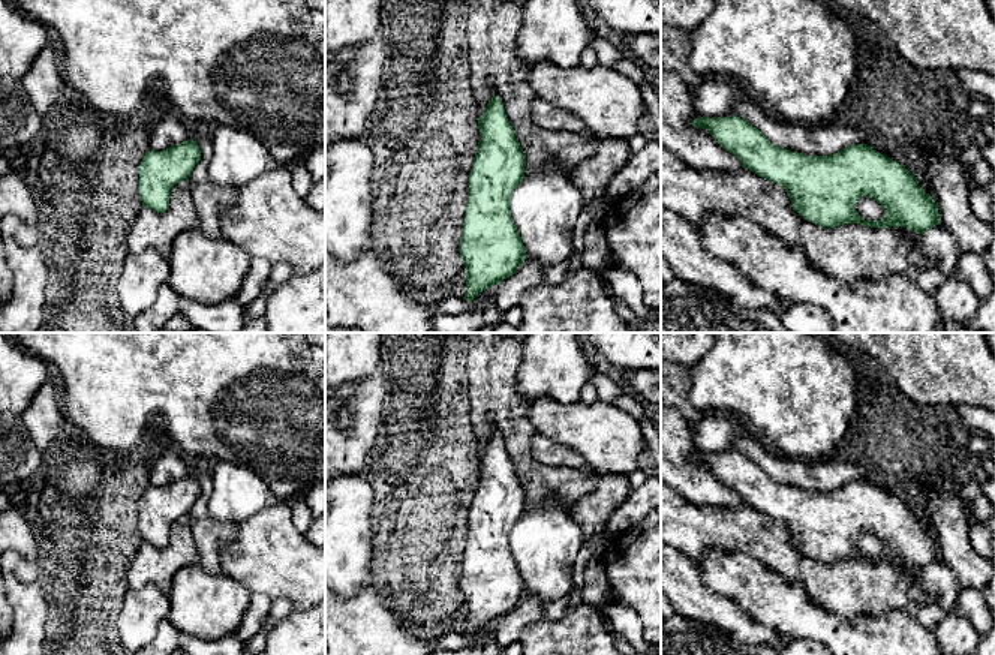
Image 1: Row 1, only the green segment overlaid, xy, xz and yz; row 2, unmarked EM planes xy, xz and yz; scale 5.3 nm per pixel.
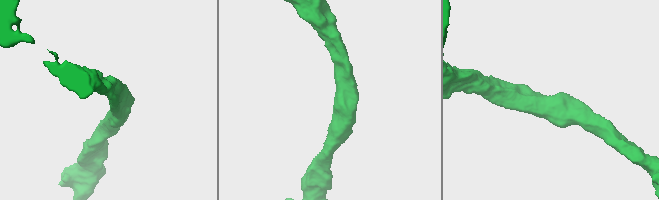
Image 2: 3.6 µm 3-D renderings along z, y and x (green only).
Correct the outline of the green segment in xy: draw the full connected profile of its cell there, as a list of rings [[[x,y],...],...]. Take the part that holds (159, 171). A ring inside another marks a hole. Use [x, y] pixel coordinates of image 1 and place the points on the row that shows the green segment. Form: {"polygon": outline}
{"polygon": [[[192,138],[162,151],[147,151],[139,165],[138,190],[142,205],[165,213],[172,187],[187,180],[199,160],[201,150]]]}

